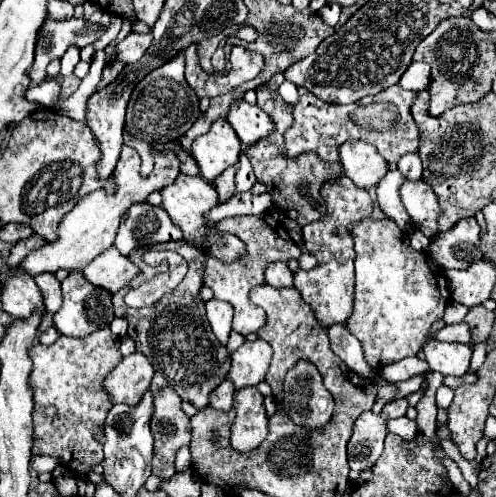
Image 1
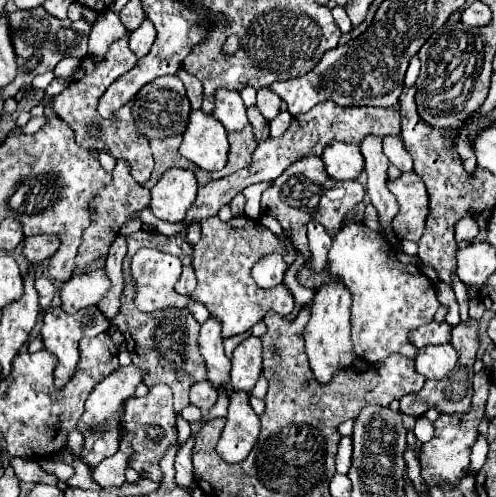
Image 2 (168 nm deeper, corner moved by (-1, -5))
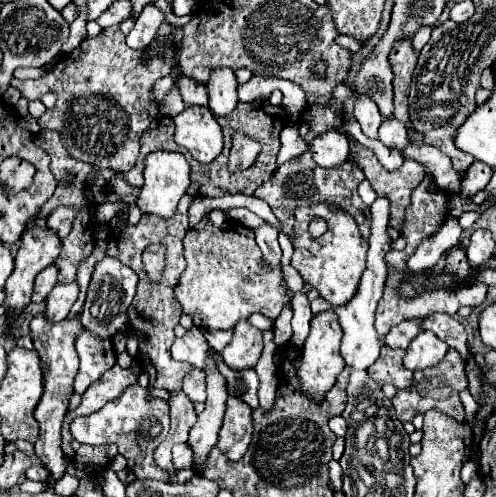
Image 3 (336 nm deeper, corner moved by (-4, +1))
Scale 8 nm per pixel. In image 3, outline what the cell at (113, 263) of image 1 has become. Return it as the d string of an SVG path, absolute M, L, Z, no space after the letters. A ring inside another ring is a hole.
M59 283L59 285L55 285L53 291L45 299L43 317L51 323L63 321L67 317L69 309L73 307L77 295L79 295L79 285L77 283L67 283L67 285Z

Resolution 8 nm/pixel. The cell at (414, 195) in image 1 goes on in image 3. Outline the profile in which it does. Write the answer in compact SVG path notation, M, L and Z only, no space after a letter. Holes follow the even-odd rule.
M359 143L351 147L351 157L363 169L365 179L371 183L377 197L389 199L389 203L391 203L389 223L399 231L403 225L403 213L405 213L407 205L411 203L411 193L425 177L423 167L417 161L405 161L401 169L391 173L391 171L383 169L383 165L377 161L377 157L371 149L367 149Z

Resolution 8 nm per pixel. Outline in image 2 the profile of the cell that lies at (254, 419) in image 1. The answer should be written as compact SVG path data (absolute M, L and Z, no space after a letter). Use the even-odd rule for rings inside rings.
M234 391L230 395L230 407L222 437L216 445L218 455L228 463L238 463L252 451L260 435L260 417L252 411L248 393Z

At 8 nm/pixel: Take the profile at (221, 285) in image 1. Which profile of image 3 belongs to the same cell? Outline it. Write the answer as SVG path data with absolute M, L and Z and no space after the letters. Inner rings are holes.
M235 221L223 225L207 223L199 231L189 231L183 239L187 267L174 288L175 299L181 303L183 313L189 315L199 329L233 329L235 321L247 319L253 313L261 313L269 319L277 319L281 309L291 305L293 293L281 285L281 271L263 269L263 255L255 245L253 231Z

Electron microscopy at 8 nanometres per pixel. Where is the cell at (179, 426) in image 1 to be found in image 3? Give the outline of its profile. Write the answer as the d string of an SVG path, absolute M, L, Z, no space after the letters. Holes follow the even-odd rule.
M139 385L127 387L123 397L117 401L107 403L103 409L79 417L71 423L69 431L75 441L79 443L89 443L89 445L99 445L99 443L115 443L119 447L119 453L127 459L127 469L133 471L137 479L159 479L159 481L169 481L171 475L169 471L161 469L153 453L157 445L167 437L169 429L169 405L163 399L149 399L147 389Z

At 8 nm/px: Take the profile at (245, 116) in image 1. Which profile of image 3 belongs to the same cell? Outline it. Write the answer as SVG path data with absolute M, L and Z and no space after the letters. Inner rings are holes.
M219 67L211 71L205 83L209 95L209 109L215 115L227 115L237 105L237 79L229 67Z

